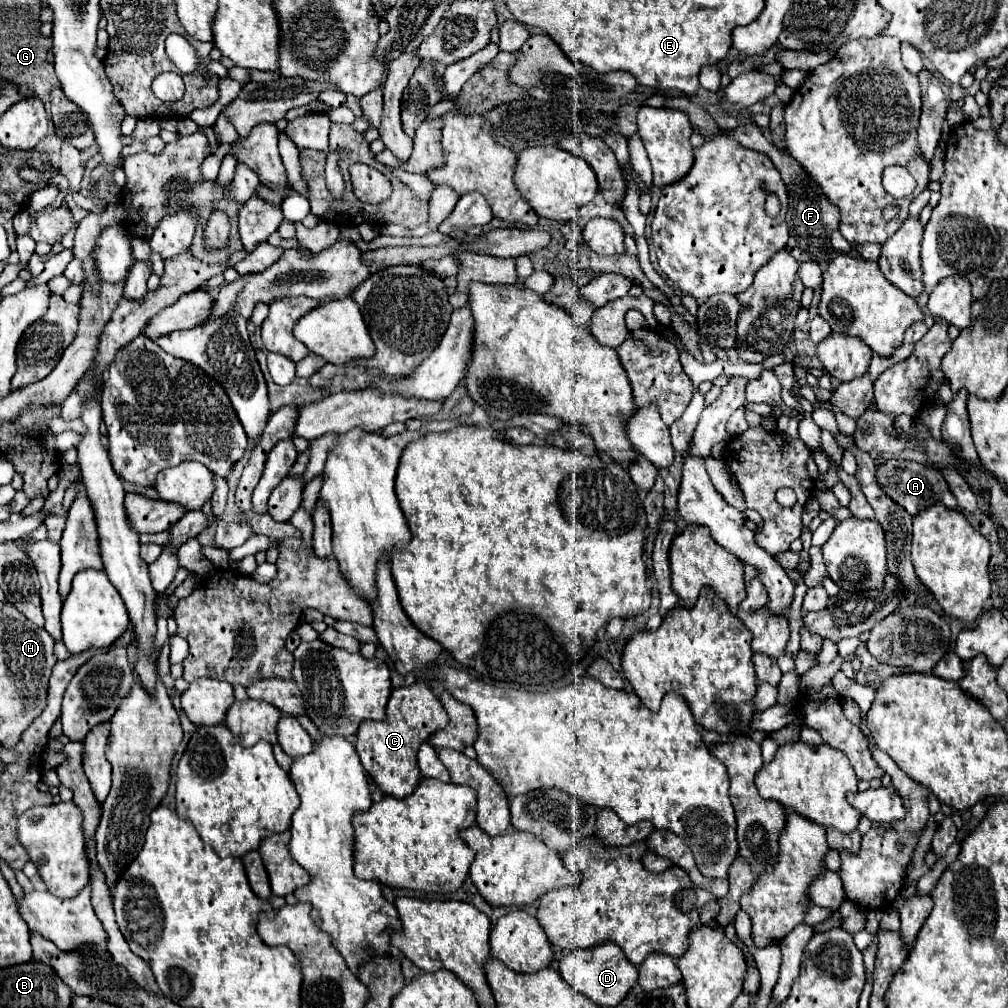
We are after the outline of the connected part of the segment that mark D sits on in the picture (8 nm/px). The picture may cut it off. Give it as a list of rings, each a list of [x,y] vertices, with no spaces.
[[[610,941],[608,943],[598,943],[598,945],[588,947],[588,949],[576,949],[576,951],[568,953],[560,961],[558,971],[574,991],[586,995],[588,999],[592,999],[600,1007],[618,1005],[638,979],[638,969],[626,959],[622,949],[616,943],[610,943]]]

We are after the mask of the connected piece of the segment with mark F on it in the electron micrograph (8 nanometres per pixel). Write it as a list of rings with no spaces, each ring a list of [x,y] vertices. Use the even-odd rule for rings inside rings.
[[[754,123],[742,125],[738,129],[738,141],[748,149],[768,155],[772,159],[772,163],[776,163],[776,169],[782,175],[782,181],[788,189],[788,201],[790,201],[790,211],[786,215],[788,229],[790,229],[790,241],[786,245],[786,251],[798,263],[802,263],[802,261],[814,261],[814,263],[830,261],[830,255],[832,255],[830,233],[838,227],[838,221],[840,221],[838,207],[834,203],[828,203],[828,197],[822,193],[822,189],[816,185],[816,181],[812,181],[812,177],[806,173],[806,169],[800,163],[796,163],[796,159],[792,159],[792,155],[788,155],[788,151],[778,149],[770,139],[766,139],[758,125],[754,125]]]

